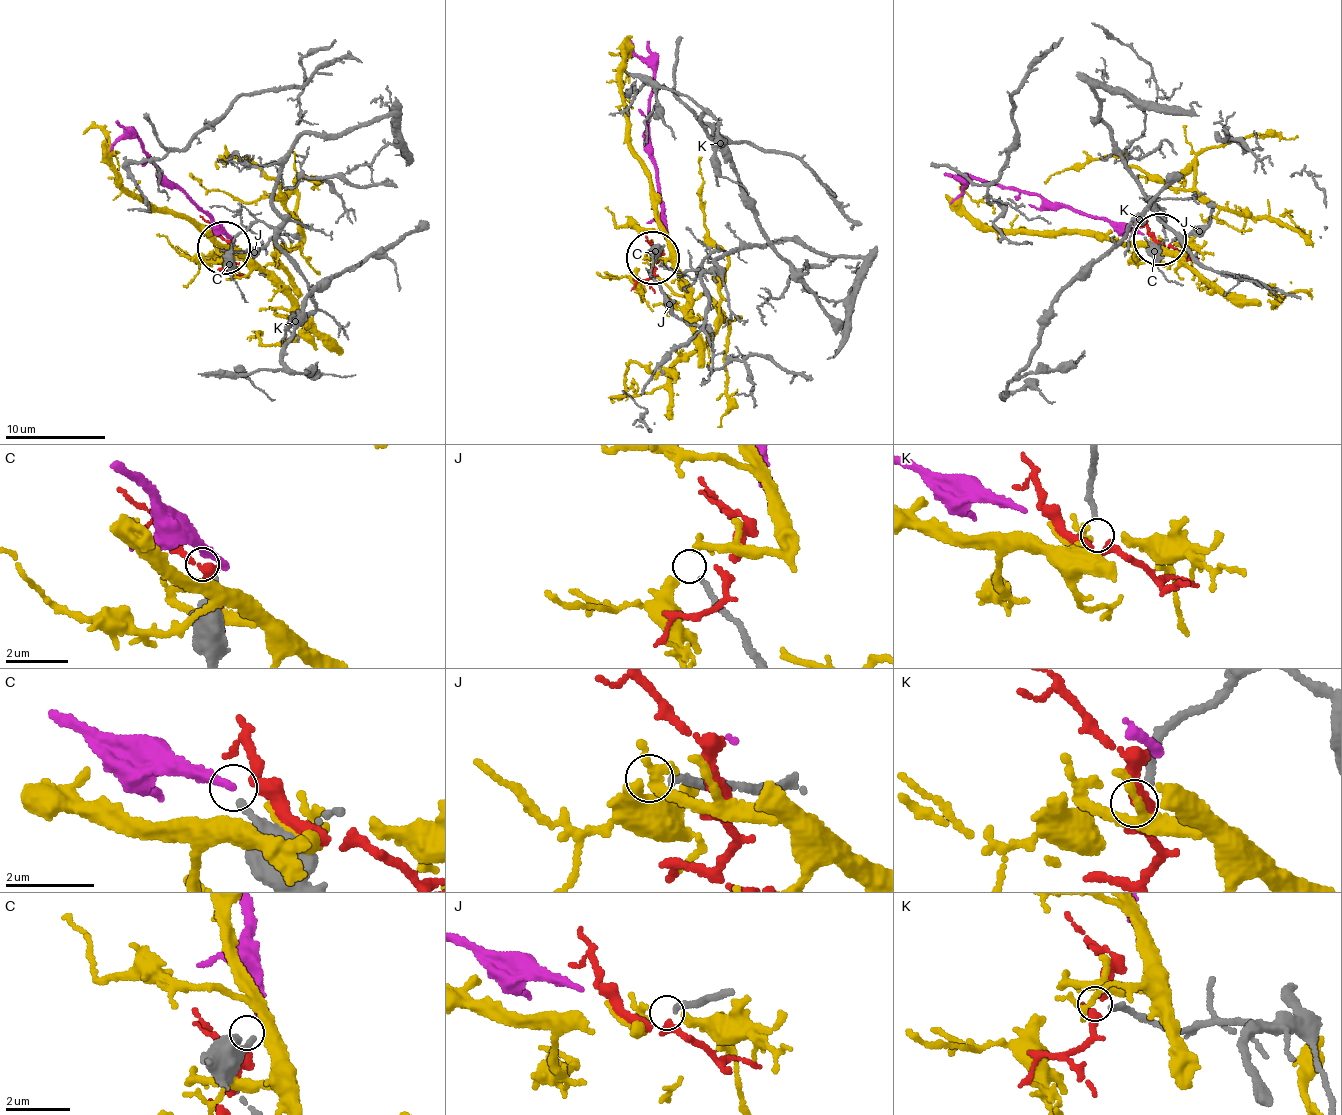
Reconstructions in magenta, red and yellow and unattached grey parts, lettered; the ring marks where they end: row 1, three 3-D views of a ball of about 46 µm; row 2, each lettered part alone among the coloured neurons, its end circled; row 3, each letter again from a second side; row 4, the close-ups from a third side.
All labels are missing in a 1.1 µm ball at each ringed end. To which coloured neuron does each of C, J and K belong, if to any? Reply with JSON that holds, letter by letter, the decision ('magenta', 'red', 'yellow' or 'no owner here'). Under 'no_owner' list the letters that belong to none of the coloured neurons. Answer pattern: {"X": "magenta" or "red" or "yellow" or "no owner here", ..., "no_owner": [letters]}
{"C": "no owner here", "J": "no owner here", "K": "no owner here", "no_owner": ["C", "J", "K"]}

